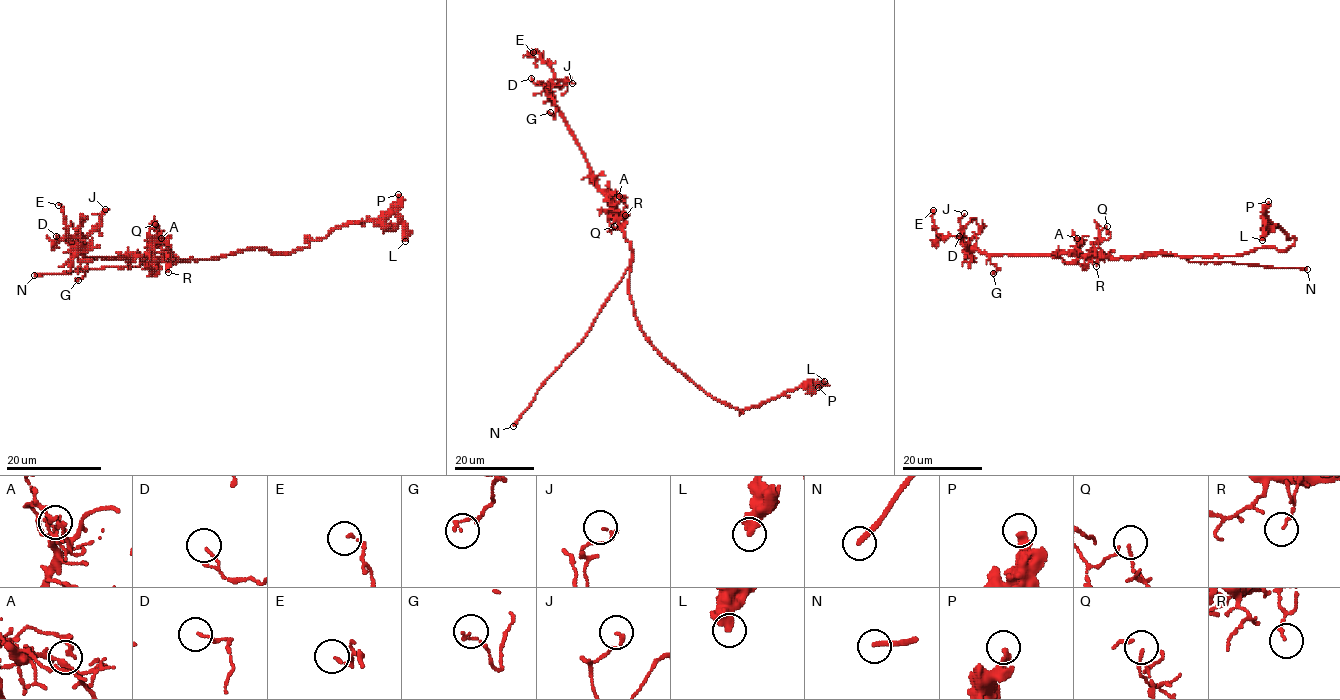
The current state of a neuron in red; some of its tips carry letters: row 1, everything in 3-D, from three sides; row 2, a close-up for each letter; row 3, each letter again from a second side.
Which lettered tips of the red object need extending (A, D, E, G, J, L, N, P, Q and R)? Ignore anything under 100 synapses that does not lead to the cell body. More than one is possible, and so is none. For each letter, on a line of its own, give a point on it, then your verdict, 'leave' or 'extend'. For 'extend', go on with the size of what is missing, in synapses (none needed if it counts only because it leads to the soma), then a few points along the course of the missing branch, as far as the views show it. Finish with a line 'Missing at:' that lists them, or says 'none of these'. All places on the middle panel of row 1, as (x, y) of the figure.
A: (619, 196) | leave
D: (531, 78) | leave
E: (533, 52) | leave
G: (550, 112) | leave
J: (572, 83) | leave
L: (824, 381) | leave
N: (513, 426) | extend
P: (818, 387) | leave
Q: (614, 226) | leave
R: (625, 215) | leave
Missing at: N

